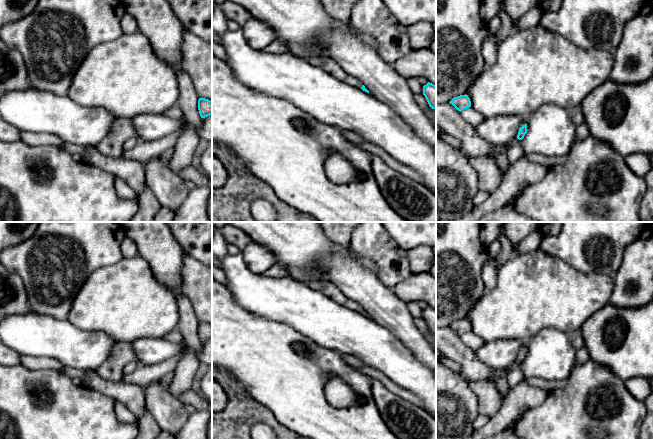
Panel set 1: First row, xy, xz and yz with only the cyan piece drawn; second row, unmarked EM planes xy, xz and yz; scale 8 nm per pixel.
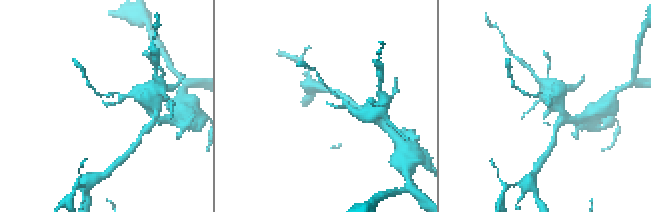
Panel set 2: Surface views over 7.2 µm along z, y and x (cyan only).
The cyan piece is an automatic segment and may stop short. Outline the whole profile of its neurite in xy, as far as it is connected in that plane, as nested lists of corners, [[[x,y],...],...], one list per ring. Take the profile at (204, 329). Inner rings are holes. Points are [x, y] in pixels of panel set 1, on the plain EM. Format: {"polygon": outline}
{"polygon": [[[199,322],[198,334],[201,342],[212,339],[212,325],[205,322]]]}

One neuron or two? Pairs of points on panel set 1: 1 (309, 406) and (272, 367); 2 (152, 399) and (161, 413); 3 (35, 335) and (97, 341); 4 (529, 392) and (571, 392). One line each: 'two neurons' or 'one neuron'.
1: one neuron
2: one neuron
3: one neuron
4: two neurons

